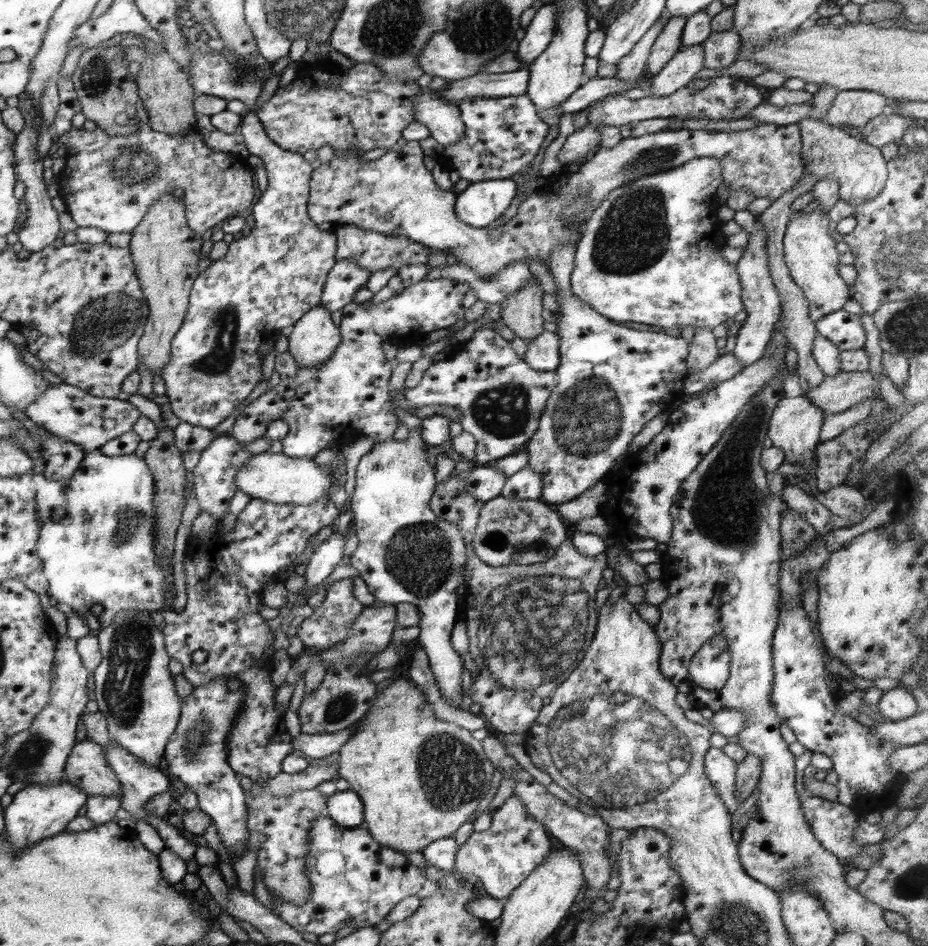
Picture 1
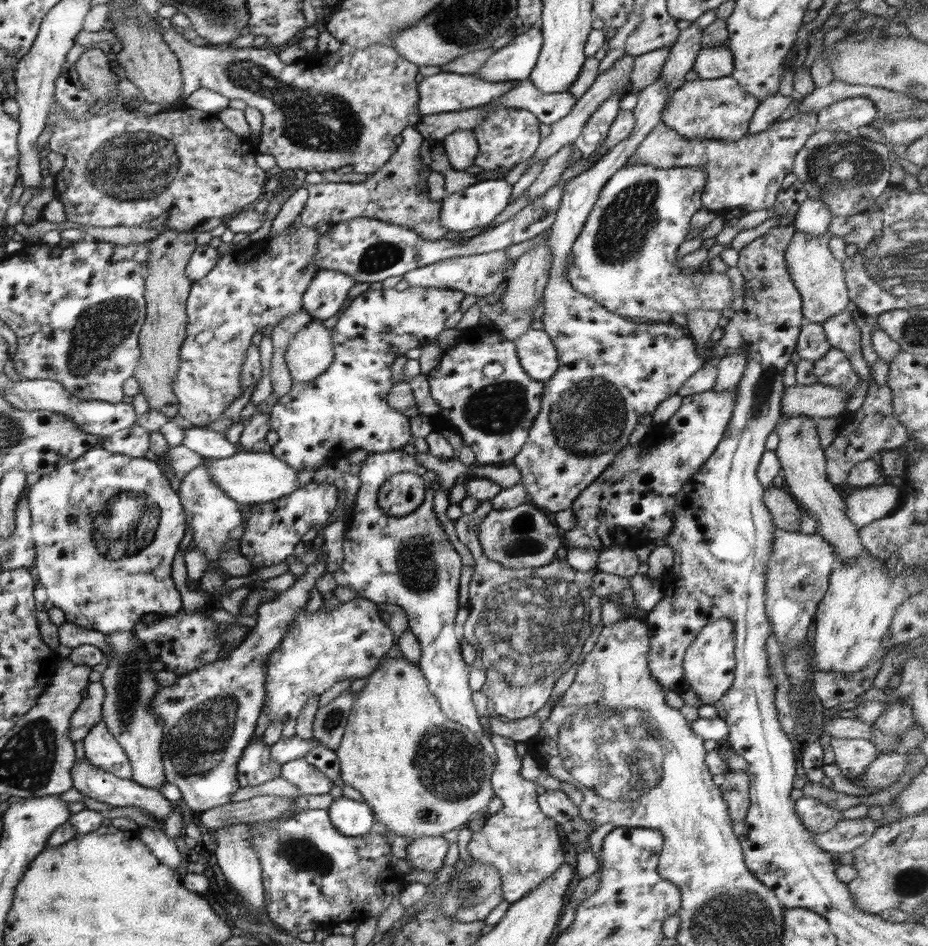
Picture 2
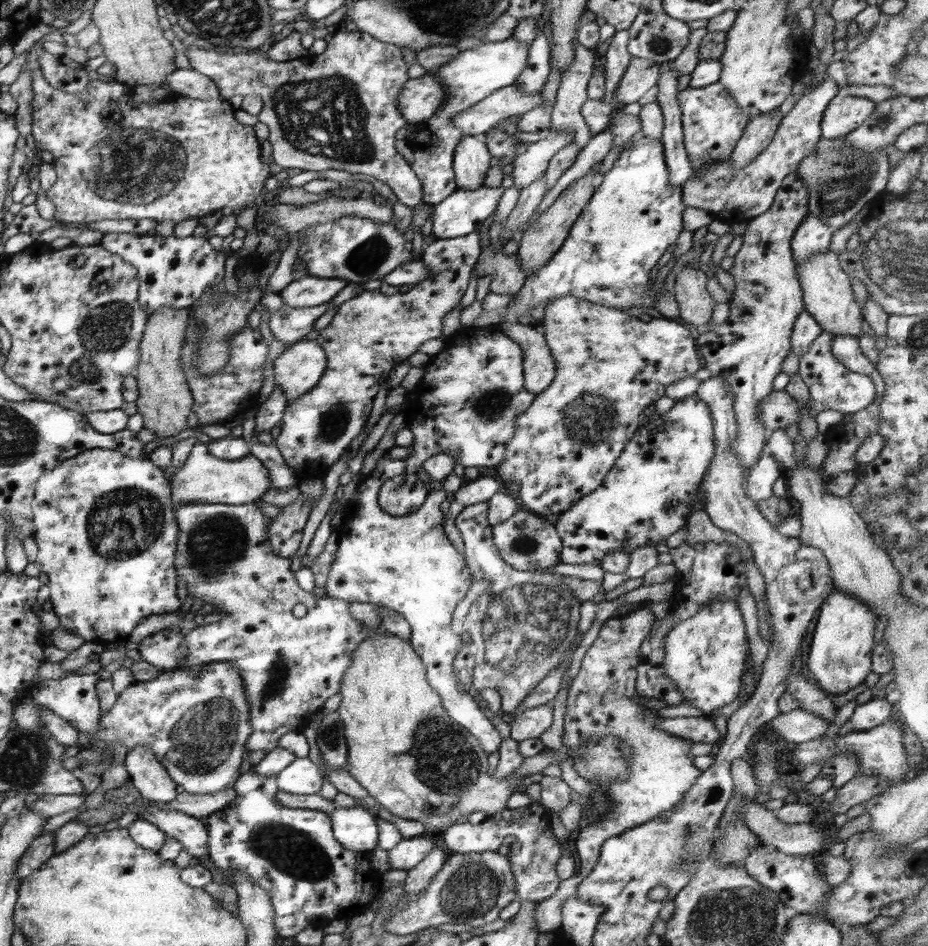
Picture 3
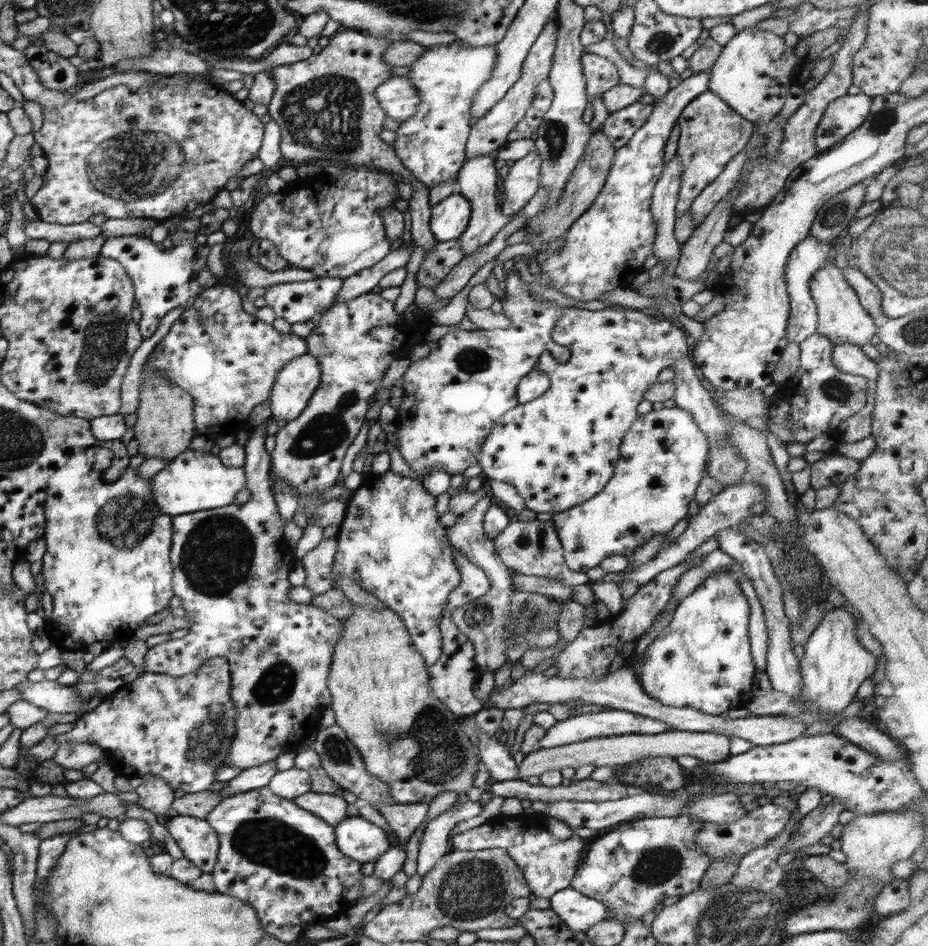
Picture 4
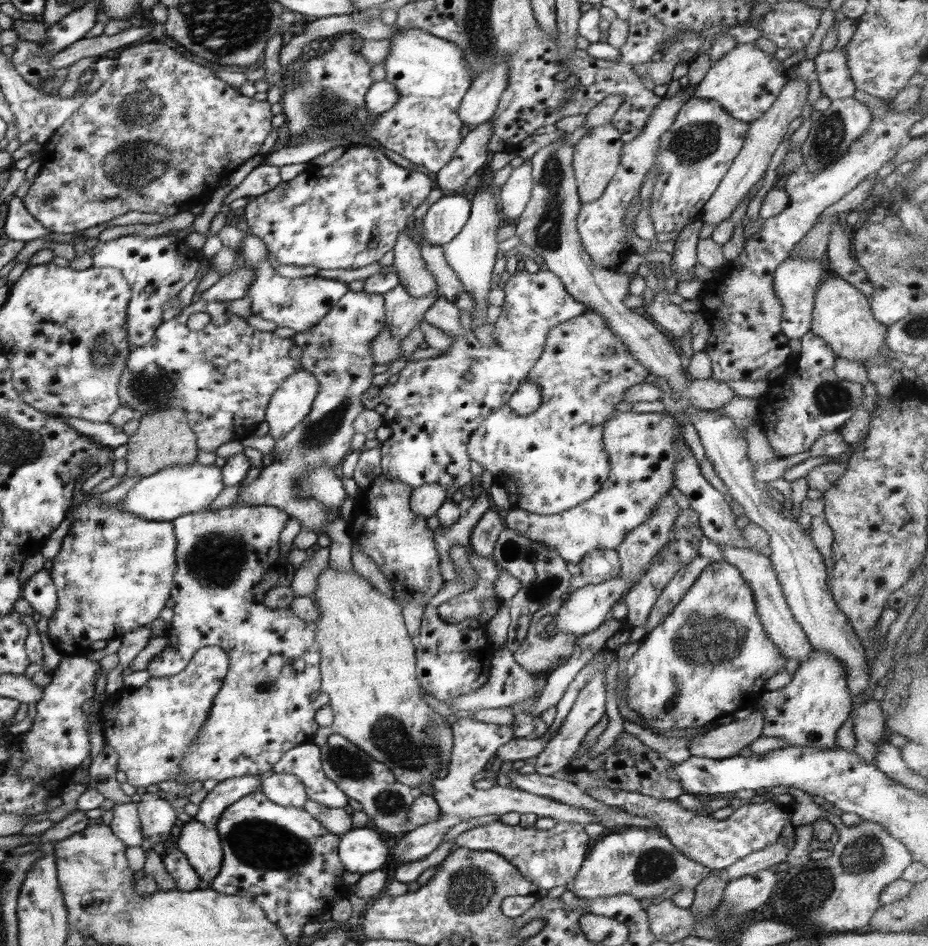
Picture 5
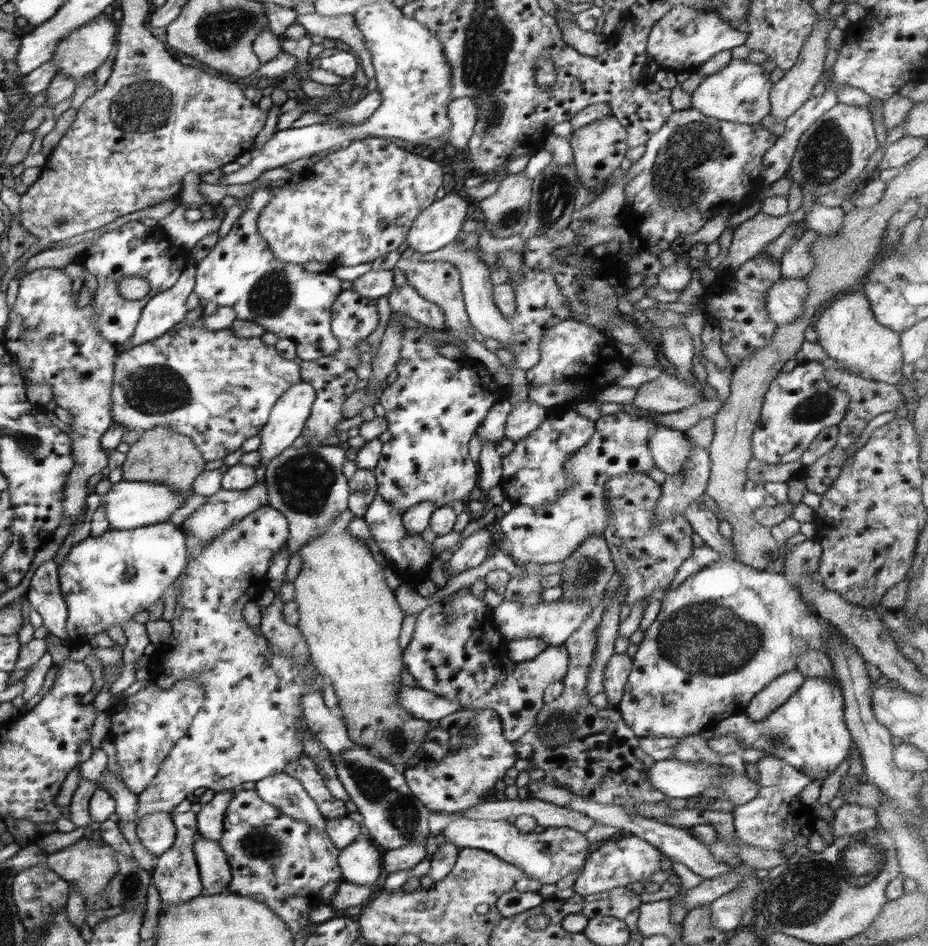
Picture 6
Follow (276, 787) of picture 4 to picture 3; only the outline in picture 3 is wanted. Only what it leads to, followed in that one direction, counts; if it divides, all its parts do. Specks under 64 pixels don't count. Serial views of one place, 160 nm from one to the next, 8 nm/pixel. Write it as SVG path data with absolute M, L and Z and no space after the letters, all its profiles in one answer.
M309 757L295 759L276 776L277 787L280 791L290 794L316 794L324 784L324 777L318 764Z

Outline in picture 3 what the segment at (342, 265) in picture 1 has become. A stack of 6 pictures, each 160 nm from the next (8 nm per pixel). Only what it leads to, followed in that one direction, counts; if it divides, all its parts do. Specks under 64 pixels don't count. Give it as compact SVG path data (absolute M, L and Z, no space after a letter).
M306 274L294 278L279 294L289 307L317 307L332 301L345 289L347 283L347 280L338 277L326 278Z

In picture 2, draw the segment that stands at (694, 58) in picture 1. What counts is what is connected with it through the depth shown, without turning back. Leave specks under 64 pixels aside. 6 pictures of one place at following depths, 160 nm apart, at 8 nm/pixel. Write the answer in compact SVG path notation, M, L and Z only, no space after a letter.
M660 79L638 93L637 105L633 109L636 126L631 130L630 136L610 147L608 152L589 169L565 182L556 220L550 228L552 232L549 232L549 249L553 257L549 279L543 290L542 304L545 311L542 322L543 329L550 335L556 347L559 367L545 382L541 409L530 426L528 441L511 463L521 473L521 484L526 490L527 503L551 515L571 509L578 494L593 484L602 472L612 465L618 453L630 445L630 435L640 424L640 417L652 414L663 400L677 394L686 379L700 370L706 362L704 358L698 358L695 342L686 329L662 322L634 323L608 312L601 304L578 292L578 289L570 284L566 274L566 261L571 248L582 231L594 203L598 200L600 191L606 181L623 168L623 164L633 155L648 133L662 122L661 114L665 109L666 97L668 92L664 90L664 84Z

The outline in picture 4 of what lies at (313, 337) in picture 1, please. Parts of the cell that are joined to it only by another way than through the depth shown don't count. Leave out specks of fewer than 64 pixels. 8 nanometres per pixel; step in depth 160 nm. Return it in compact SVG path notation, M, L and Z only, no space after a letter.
M306 352L294 357L276 375L270 408L274 421L286 424L303 414L310 397L321 383L321 368L315 356Z

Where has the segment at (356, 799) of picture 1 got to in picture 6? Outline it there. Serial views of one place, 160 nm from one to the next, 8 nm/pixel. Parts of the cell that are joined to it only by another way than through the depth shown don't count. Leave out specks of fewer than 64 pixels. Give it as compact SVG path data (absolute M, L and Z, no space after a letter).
M366 833L343 848L337 859L342 879L349 883L374 885L384 871L381 854Z

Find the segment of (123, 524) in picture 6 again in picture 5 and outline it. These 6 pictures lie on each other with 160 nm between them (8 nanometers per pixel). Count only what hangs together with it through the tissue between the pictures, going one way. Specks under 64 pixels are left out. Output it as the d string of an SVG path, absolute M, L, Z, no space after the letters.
M196 463L192 466L174 466L164 468L150 476L143 476L138 483L128 491L120 504L127 513L140 515L148 520L173 521L179 516L205 511L212 505L225 488L222 482L221 468L202 466Z

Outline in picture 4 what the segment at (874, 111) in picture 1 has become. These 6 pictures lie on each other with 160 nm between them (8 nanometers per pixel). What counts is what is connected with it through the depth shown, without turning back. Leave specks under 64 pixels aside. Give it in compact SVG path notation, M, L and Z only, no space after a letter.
M863 93L842 96L830 102L815 130L818 154L854 132L870 114L871 104L872 97Z

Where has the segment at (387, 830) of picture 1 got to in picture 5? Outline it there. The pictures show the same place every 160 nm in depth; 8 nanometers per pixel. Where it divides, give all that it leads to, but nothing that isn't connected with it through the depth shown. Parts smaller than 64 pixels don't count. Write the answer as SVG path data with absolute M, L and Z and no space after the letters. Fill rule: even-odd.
M328 566L318 575L318 582L312 598L320 609L315 623L321 652L321 689L329 696L334 720L330 726L319 726L313 742L323 746L331 734L339 734L366 751L370 758L386 764L396 780L412 790L417 791L423 782L432 784L438 773L449 767L453 728L424 700L423 687L417 679L416 642L406 631L402 607L361 578L354 568L340 573ZM758 703L744 720L718 725L704 734L690 737L690 754L716 760L736 756L744 747L763 736L763 724L764 709Z

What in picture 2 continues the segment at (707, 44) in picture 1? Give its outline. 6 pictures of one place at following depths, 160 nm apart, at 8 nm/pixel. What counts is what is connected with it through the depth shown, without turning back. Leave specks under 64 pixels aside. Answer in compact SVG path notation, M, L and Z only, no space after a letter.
M726 45L702 47L693 64L700 80L714 80L730 76L734 70L731 48Z

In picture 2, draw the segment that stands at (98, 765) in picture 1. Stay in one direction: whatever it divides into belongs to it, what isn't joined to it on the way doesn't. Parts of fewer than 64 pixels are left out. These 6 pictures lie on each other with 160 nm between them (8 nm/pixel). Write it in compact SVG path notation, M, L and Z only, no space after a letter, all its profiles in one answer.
M86 756L74 763L71 768L71 777L74 788L79 790L88 798L94 798L98 802L106 802L113 807L138 807L147 815L163 820L168 813L174 808L172 802L169 801L158 789L146 788L132 779L123 779L114 776L111 772L105 771L102 767L93 765Z

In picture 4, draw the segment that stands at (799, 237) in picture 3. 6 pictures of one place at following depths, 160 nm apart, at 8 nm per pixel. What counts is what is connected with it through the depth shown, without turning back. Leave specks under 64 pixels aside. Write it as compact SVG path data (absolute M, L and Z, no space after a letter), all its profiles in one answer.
M808 236L789 254L785 277L790 297L790 312L787 326L789 343L799 345L803 340L817 333L817 304L810 294L809 280L819 268L822 268L833 257L832 242L824 242L814 236Z

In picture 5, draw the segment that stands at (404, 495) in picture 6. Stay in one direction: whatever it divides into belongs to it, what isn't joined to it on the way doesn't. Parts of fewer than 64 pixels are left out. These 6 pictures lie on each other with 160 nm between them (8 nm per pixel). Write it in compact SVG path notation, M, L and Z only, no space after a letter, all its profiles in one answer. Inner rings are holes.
M518 266L514 275L505 276L503 291L505 299L501 306L501 315L497 319L496 328L491 332L496 343L481 343L473 330L465 330L460 323L460 309L443 296L426 311L424 319L438 330L451 334L454 341L437 357L408 361L398 373L397 382L381 388L381 403L387 406L383 415L385 425L392 430L392 436L381 443L380 447L383 476L404 482L412 490L426 484L438 484L444 488L453 486L458 489L475 484L476 478L471 473L473 461L467 452L470 438L490 414L506 407L522 381L528 380L529 372L543 353L550 328L588 310L581 302L572 298L553 272L545 268L537 273L529 273L524 266ZM466 374L472 374L472 380L467 380Z

